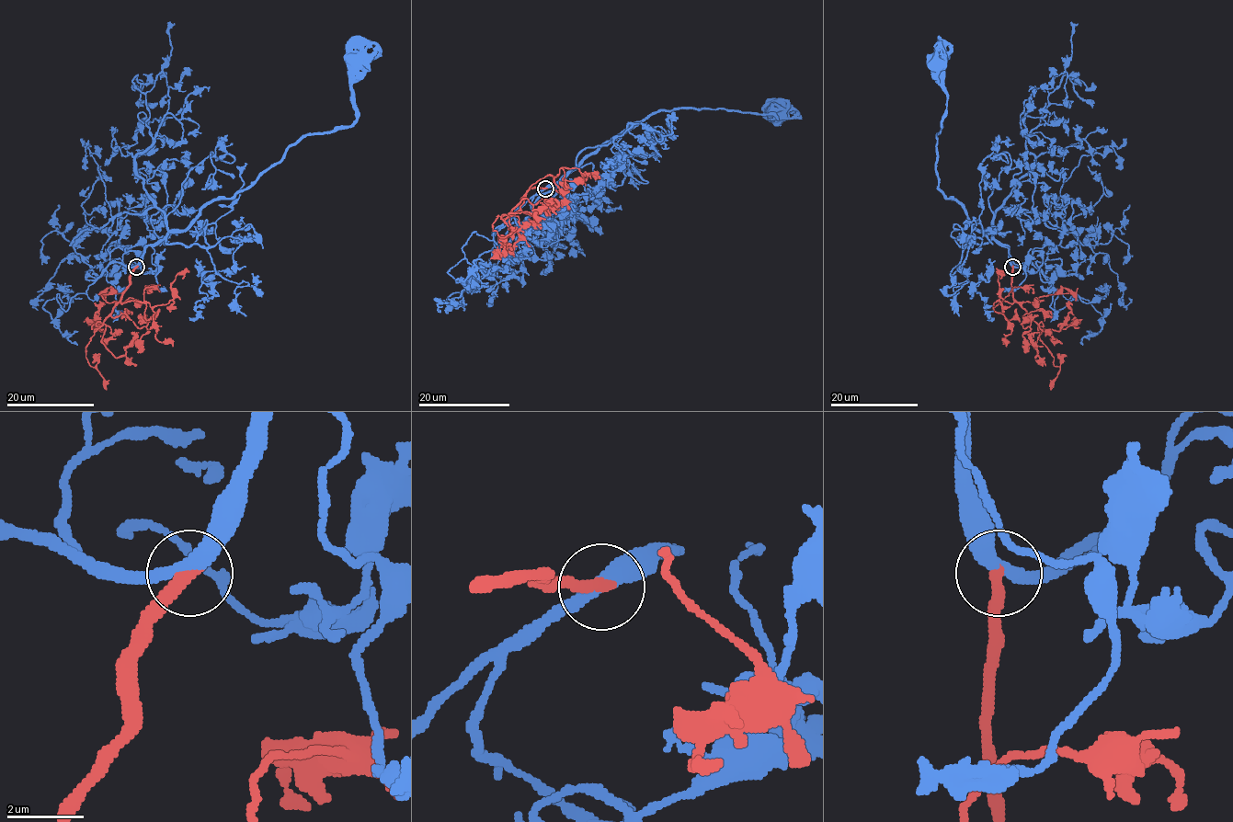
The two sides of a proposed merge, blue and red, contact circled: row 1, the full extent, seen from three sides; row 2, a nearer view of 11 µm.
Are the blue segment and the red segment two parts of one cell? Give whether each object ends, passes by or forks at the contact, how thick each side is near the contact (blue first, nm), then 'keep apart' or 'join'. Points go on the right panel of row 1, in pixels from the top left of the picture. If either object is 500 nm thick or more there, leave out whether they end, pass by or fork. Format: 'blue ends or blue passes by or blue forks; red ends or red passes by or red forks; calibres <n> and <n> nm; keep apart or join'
blue passes by; red ends; calibres 360 and 360 nm; join

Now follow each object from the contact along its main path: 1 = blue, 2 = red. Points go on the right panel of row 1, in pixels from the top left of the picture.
1: (1012, 267), (1008, 247), (978, 231), (938, 188), (936, 138), (947, 91), (935, 76), (935, 59)
2: (1012, 267), (1013, 299), (1037, 325), (1040, 340), (1054, 359), (1053, 364), (1059, 367), (1049, 389)

